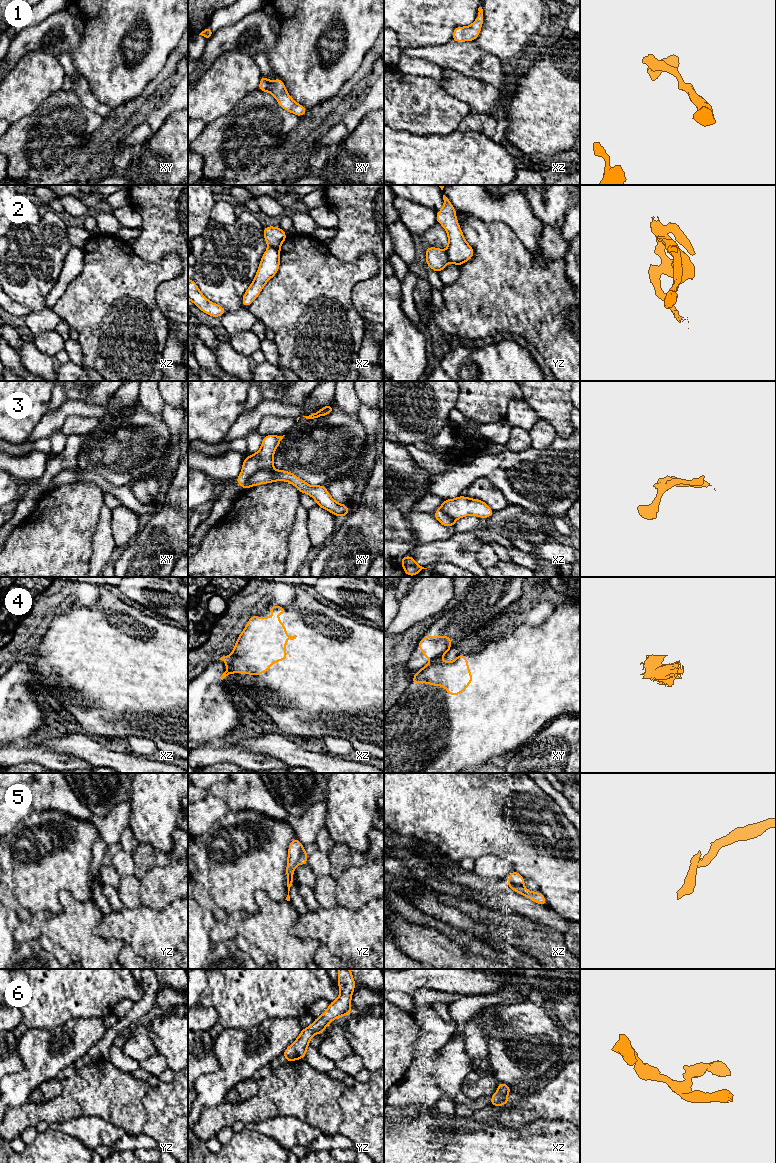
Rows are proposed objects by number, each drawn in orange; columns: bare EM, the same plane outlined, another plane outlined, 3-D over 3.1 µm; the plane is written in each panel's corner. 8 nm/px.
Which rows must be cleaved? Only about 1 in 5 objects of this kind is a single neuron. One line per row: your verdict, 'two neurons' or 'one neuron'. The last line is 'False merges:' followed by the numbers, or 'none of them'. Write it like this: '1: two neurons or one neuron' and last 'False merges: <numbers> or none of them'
1: one neuron
2: two neurons
3: two neurons
4: two neurons
5: two neurons
6: one neuron
False merges: 2, 3, 4, 5

